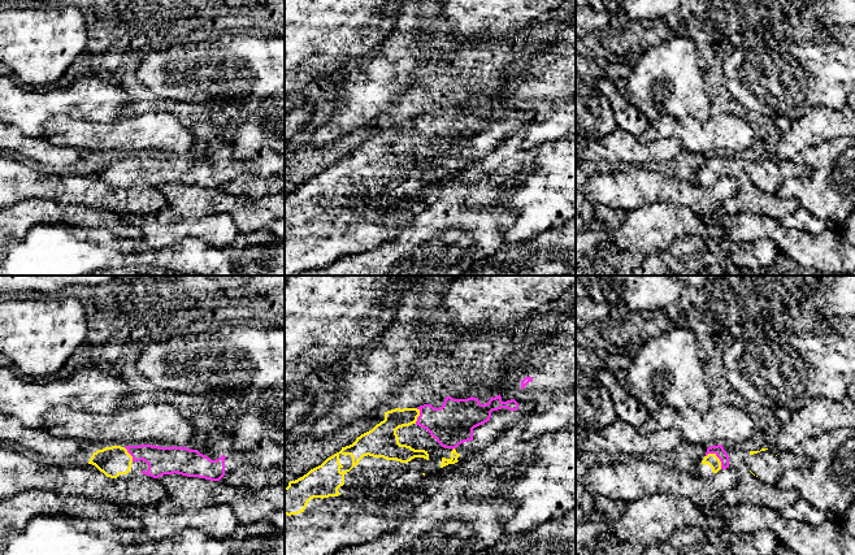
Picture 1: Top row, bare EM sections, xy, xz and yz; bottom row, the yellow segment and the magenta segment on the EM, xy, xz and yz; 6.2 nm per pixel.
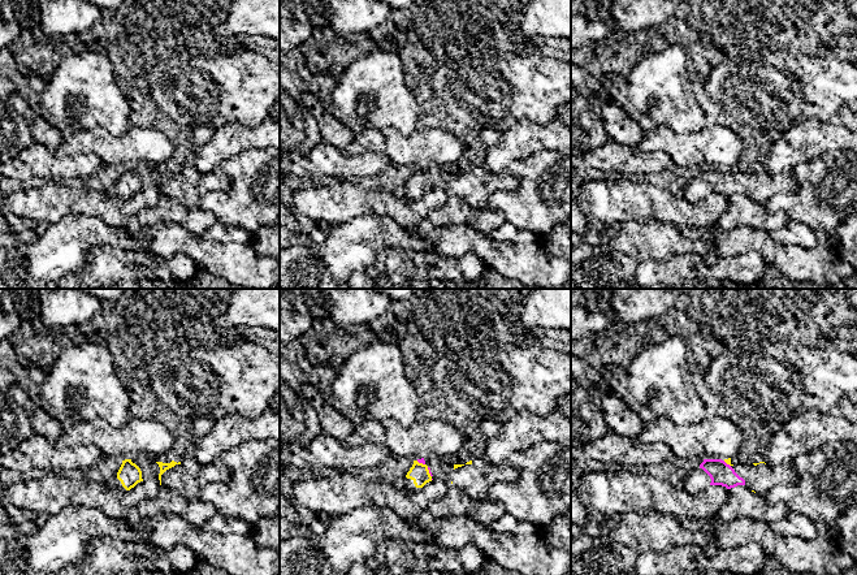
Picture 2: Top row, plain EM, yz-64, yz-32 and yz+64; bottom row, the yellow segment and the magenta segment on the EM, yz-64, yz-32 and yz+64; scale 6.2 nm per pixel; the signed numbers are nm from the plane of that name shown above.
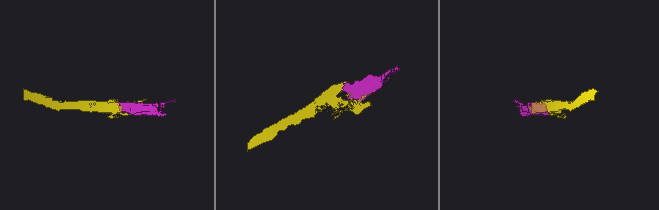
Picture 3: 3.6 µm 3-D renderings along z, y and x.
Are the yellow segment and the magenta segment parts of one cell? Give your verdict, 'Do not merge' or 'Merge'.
Merge

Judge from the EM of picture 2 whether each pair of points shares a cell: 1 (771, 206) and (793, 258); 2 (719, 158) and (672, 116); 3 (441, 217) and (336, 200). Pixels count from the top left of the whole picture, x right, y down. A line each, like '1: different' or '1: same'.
1: different
2: different
3: different

